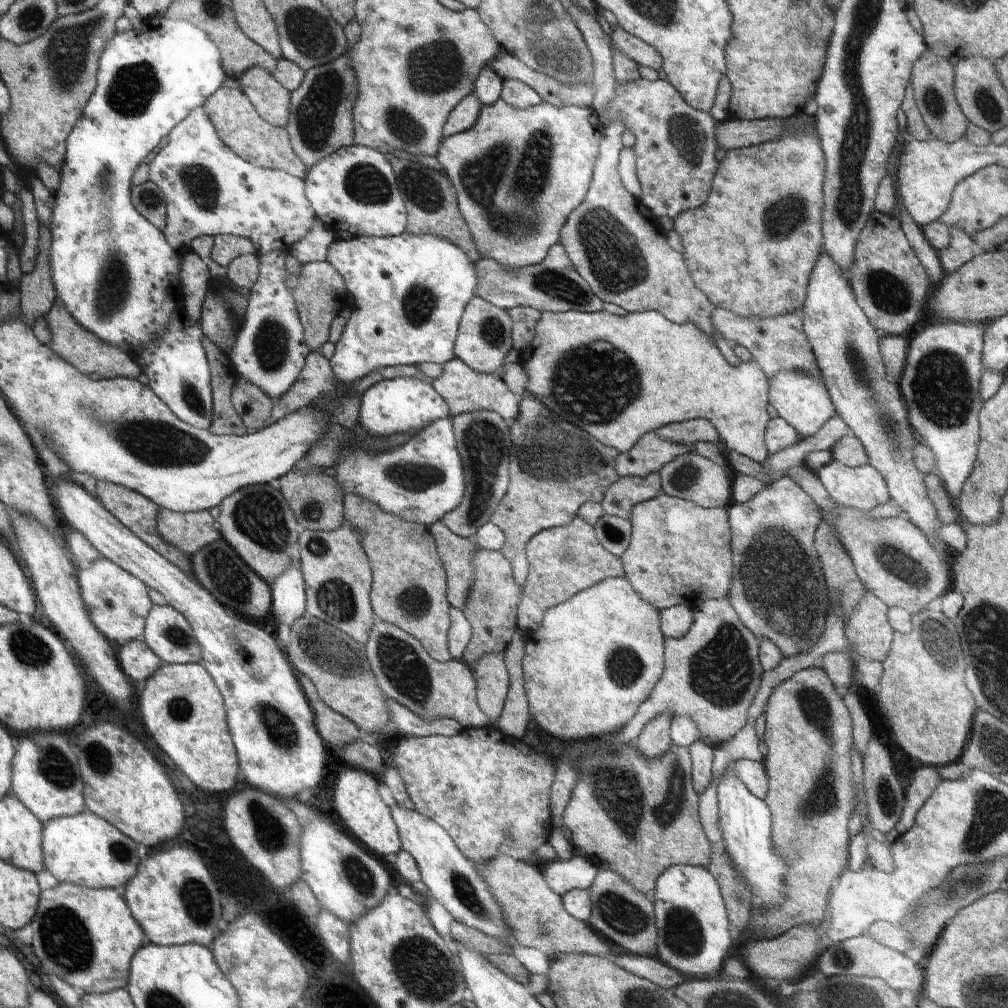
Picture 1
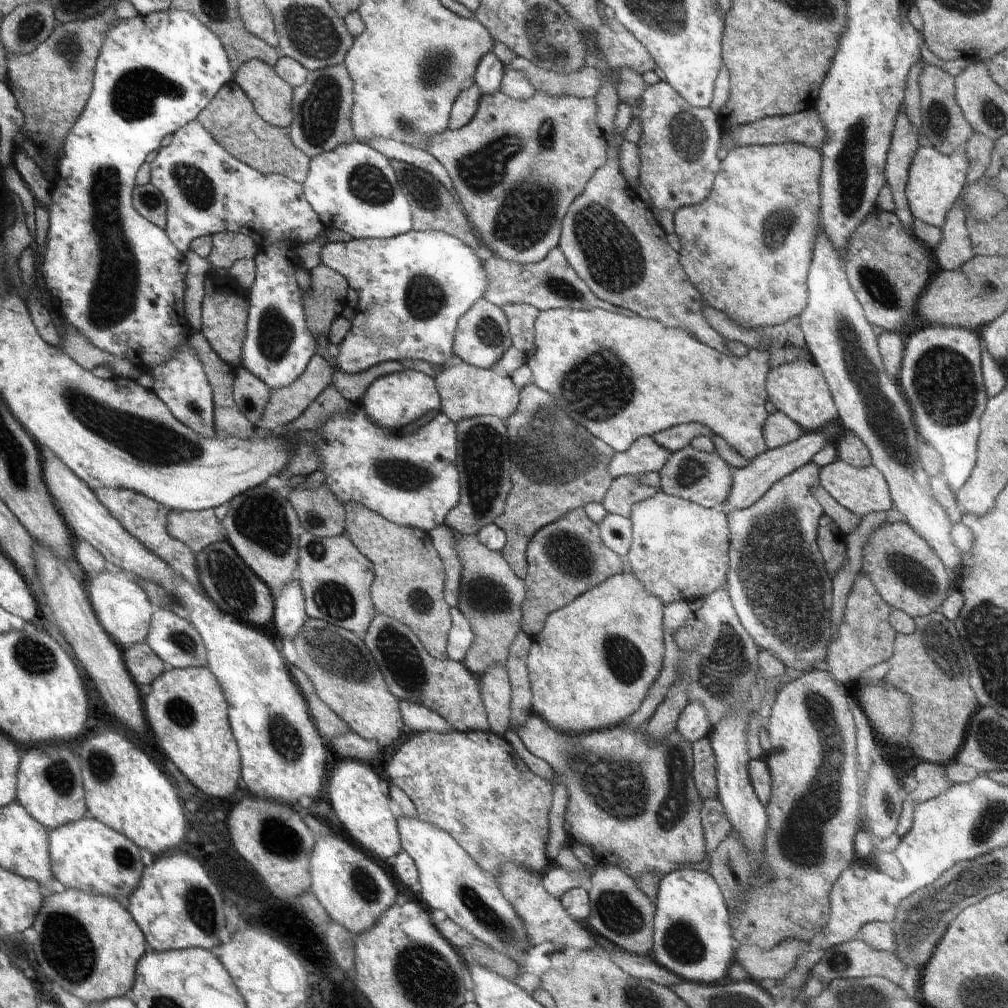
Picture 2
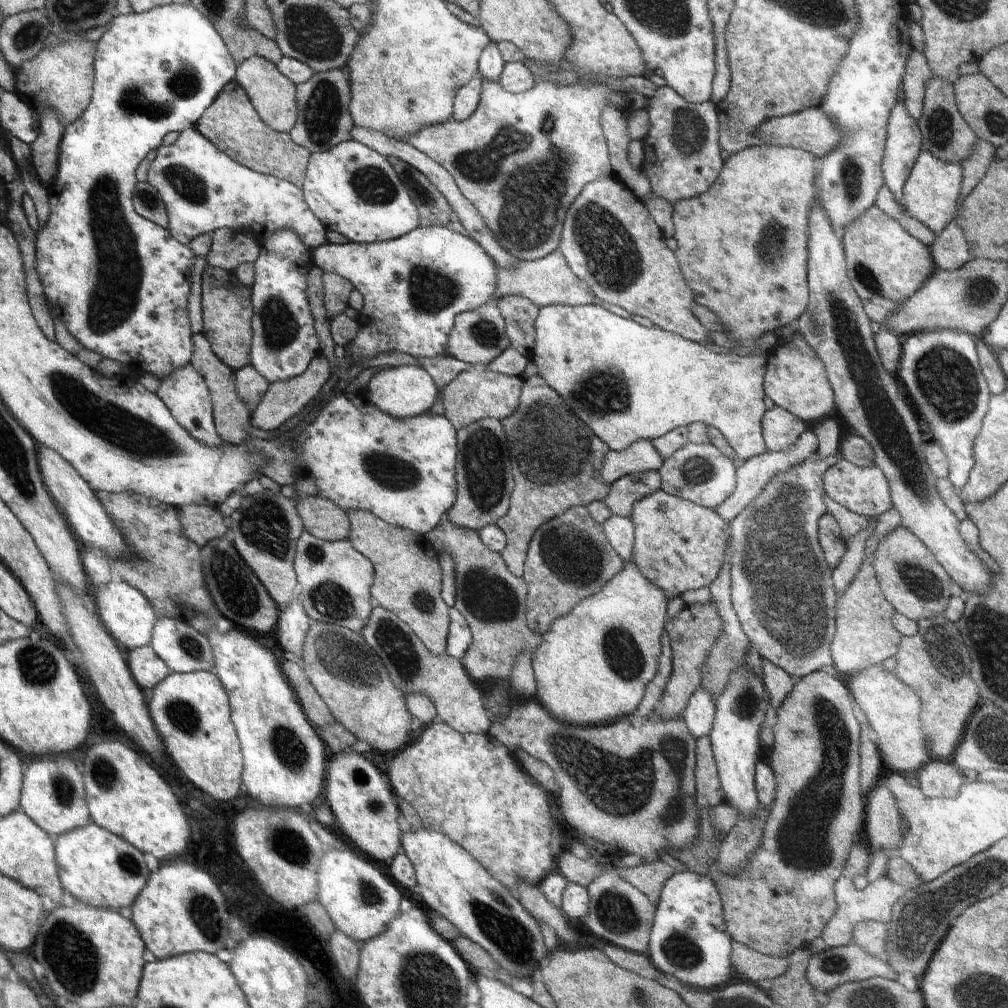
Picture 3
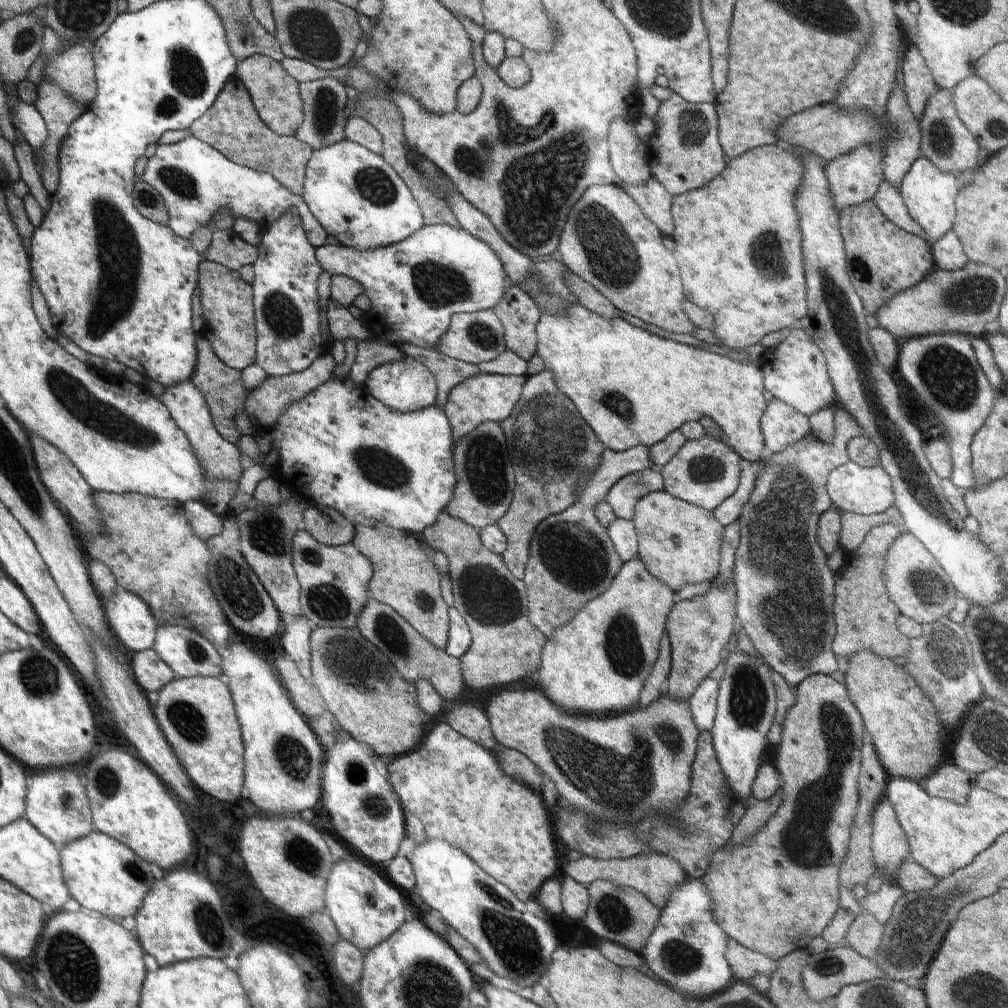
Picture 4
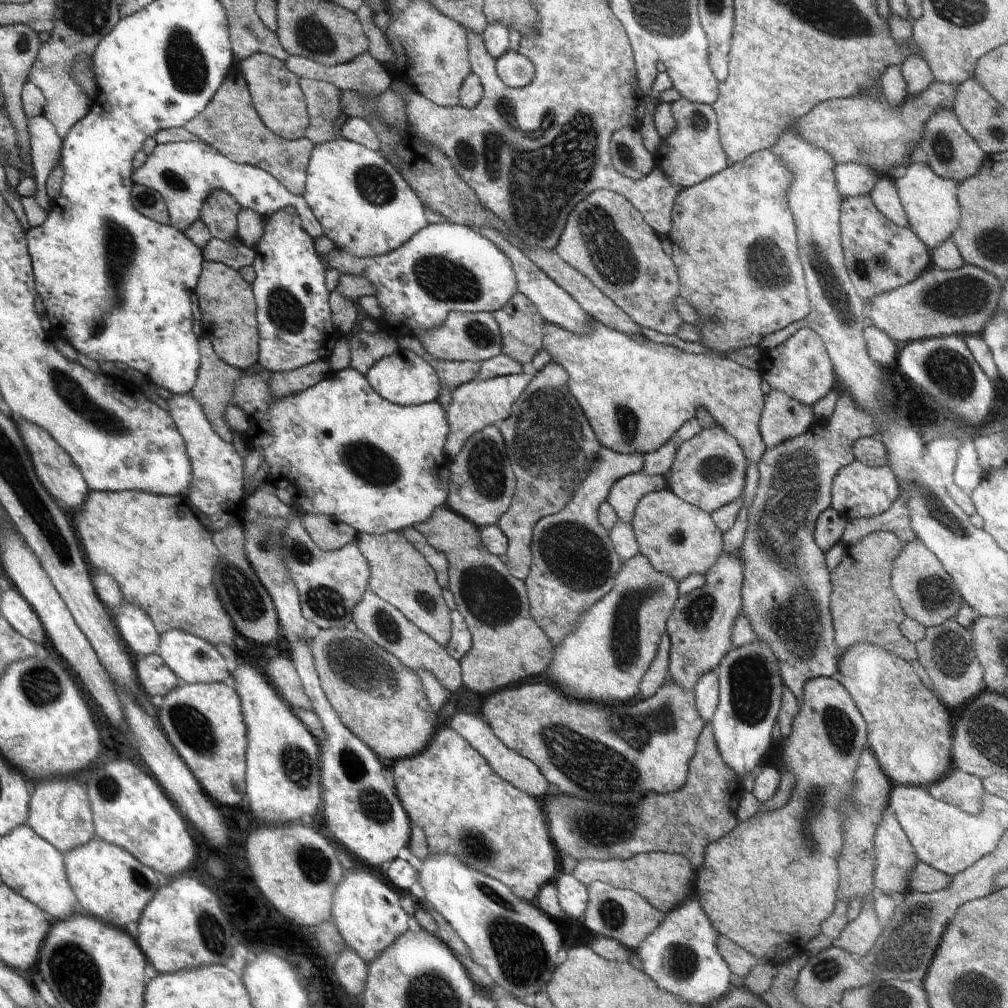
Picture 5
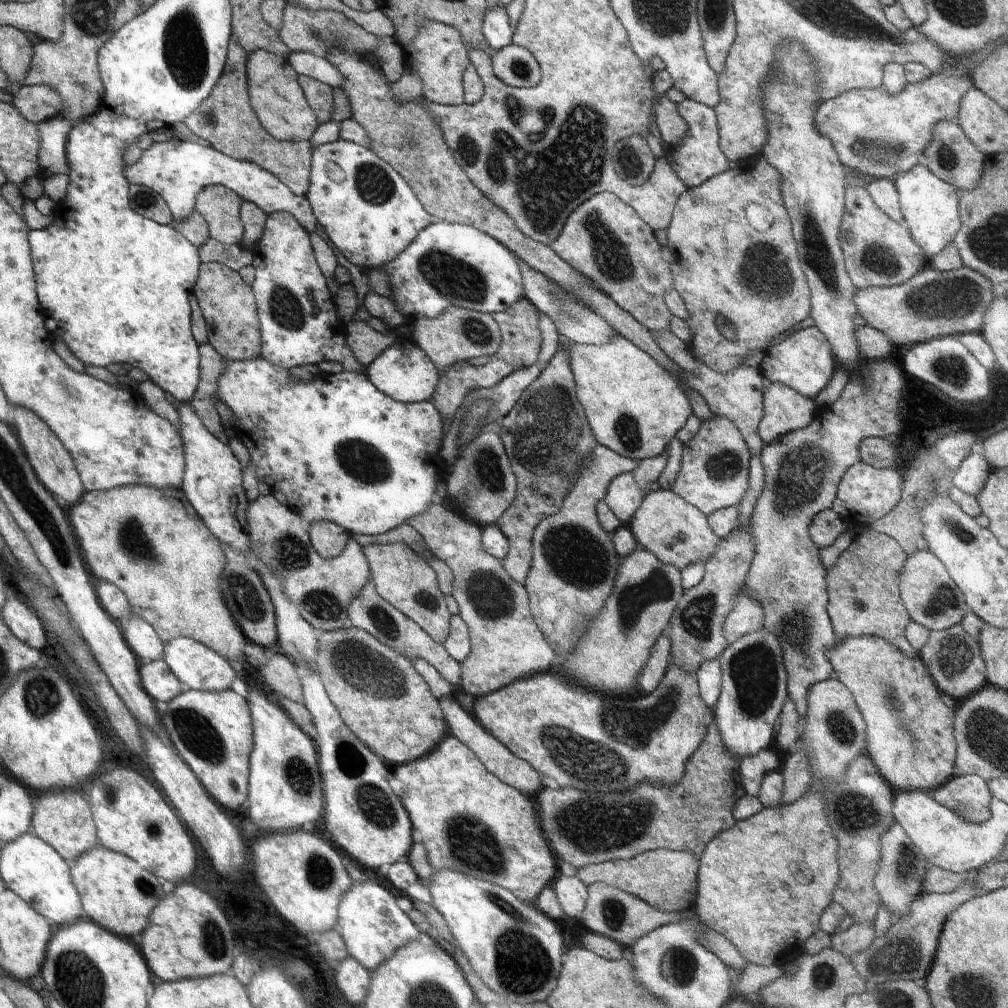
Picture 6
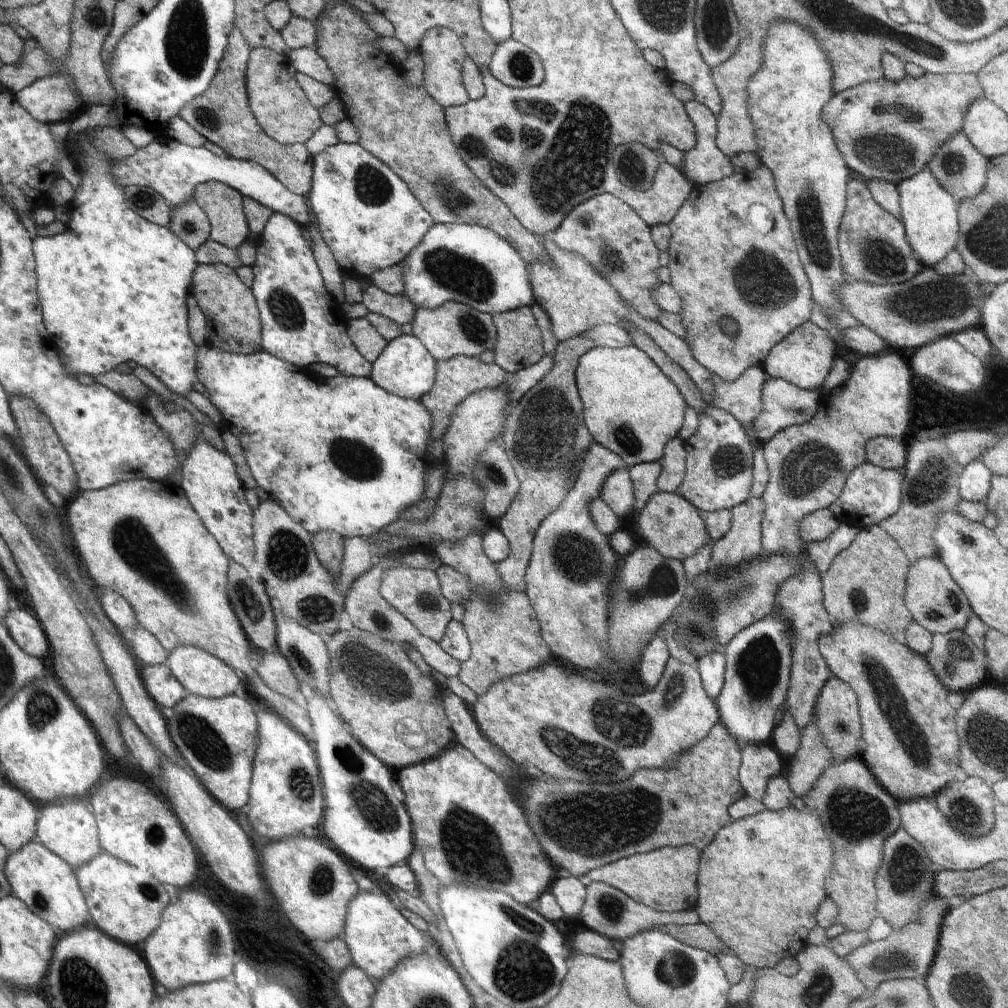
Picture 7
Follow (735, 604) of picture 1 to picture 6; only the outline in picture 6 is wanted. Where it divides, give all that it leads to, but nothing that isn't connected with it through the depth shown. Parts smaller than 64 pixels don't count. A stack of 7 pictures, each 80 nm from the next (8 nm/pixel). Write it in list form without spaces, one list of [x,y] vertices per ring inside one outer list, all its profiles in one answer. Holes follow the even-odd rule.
[[[898,355],[887,359],[865,360],[859,369],[851,373],[840,397],[832,406],[818,409],[814,420],[804,428],[787,432],[765,445],[759,457],[765,472],[765,483],[749,525],[755,538],[755,555],[745,578],[745,584],[758,597],[765,608],[763,627],[770,629],[783,648],[783,659],[787,670],[787,699],[781,708],[776,744],[791,752],[801,738],[802,717],[808,710],[807,696],[813,684],[830,679],[833,668],[828,662],[825,650],[839,640],[833,631],[827,613],[827,570],[823,567],[817,547],[808,532],[812,517],[824,509],[830,509],[837,495],[842,475],[861,460],[859,444],[868,437],[884,437],[895,440],[900,434],[900,398],[906,384],[906,374],[902,370]]]

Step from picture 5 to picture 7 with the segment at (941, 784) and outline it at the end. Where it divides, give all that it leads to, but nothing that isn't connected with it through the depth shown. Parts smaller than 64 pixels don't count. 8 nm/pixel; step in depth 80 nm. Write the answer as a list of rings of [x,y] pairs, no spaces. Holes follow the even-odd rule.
[[[967,777],[962,782],[951,782],[934,796],[934,802],[950,824],[967,837],[984,836],[994,828],[995,814],[993,810],[998,800],[989,784],[986,784],[986,781],[981,778]]]

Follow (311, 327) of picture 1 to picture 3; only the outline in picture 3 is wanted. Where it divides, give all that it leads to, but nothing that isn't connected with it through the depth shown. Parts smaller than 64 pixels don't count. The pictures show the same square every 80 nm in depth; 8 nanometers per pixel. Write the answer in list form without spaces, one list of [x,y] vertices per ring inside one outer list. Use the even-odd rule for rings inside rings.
[[[326,273],[322,276],[324,288],[324,306],[327,310],[327,318],[344,313],[349,306],[350,293],[355,289],[354,285],[343,276],[336,273]]]

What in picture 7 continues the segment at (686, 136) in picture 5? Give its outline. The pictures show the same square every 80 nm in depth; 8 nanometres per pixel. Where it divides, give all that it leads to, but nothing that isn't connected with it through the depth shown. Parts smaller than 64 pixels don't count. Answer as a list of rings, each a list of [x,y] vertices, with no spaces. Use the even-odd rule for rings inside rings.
[[[696,99],[684,103],[695,126],[696,144],[684,152],[684,176],[696,185],[707,185],[729,177],[734,167],[717,146],[717,116]]]

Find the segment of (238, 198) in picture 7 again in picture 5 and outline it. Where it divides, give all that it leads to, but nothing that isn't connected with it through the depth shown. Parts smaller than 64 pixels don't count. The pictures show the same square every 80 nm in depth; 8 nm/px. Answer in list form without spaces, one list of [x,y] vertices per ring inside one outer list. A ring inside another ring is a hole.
[[[213,189],[202,203],[199,219],[217,239],[229,241],[237,236],[237,214],[241,206],[222,189]]]

